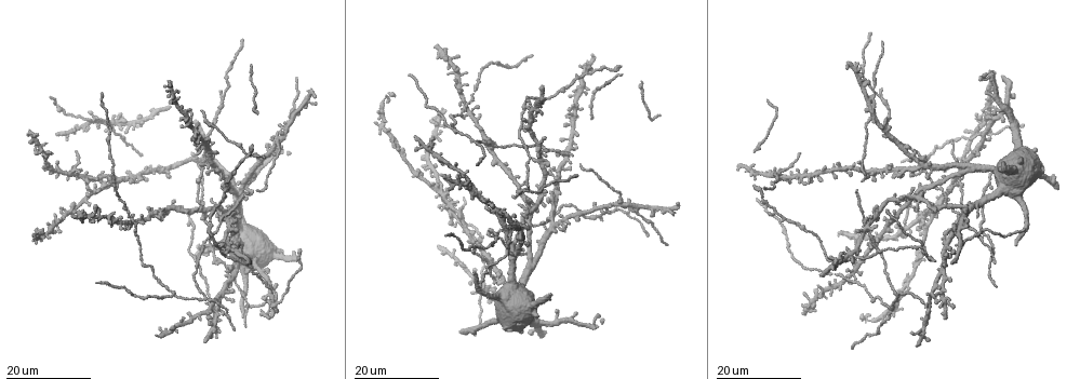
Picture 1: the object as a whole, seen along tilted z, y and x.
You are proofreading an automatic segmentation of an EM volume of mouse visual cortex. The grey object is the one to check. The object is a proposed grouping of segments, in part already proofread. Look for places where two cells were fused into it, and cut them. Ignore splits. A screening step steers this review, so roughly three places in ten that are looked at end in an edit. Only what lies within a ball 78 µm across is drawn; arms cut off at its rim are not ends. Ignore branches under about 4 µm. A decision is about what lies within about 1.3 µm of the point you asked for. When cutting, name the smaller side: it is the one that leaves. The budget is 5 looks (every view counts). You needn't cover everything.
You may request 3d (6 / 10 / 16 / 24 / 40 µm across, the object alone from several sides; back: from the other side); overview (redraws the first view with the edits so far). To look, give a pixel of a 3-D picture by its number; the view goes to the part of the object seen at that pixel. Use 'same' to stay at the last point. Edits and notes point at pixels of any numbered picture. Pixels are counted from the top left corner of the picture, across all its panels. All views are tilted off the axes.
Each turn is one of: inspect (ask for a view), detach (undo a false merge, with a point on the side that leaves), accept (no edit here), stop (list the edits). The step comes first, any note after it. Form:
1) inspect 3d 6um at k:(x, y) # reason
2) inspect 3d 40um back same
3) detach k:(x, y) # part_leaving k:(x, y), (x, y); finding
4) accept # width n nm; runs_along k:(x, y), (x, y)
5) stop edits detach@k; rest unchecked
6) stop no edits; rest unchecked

inspect 3d 24um at 1:(205, 297) # three-way junction

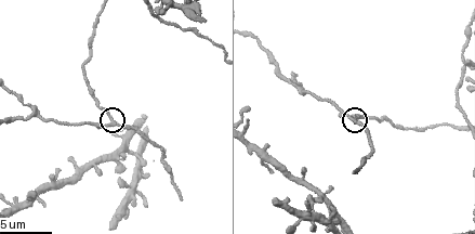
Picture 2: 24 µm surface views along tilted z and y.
inspect 3d 6um at 2:(114, 126)

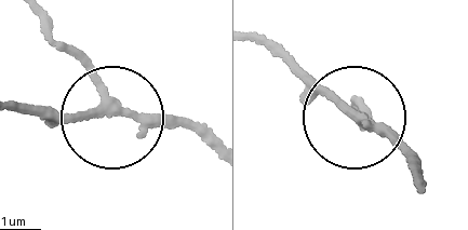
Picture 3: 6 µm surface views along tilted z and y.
accept # arms 3; runs_along 3:(42, 23), (111, 114), (211, 127); continuous, no second cell

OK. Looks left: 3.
inspect 3d 16um at 1:(506, 235)

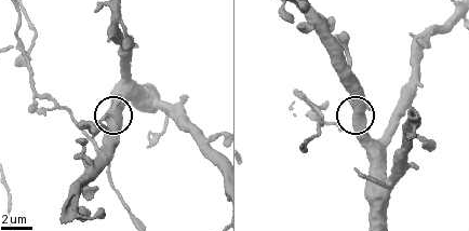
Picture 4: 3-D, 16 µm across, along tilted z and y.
inspect 3d 10um at 4:(356, 117) # zoom in

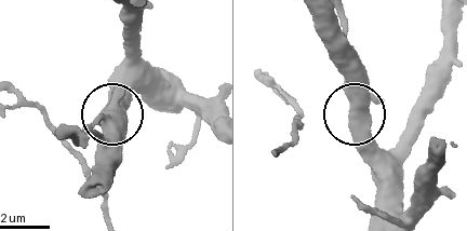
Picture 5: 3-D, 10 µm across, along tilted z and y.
accept # width 680 nm; all the same cell

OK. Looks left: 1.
stop no edits; rest unchecked

